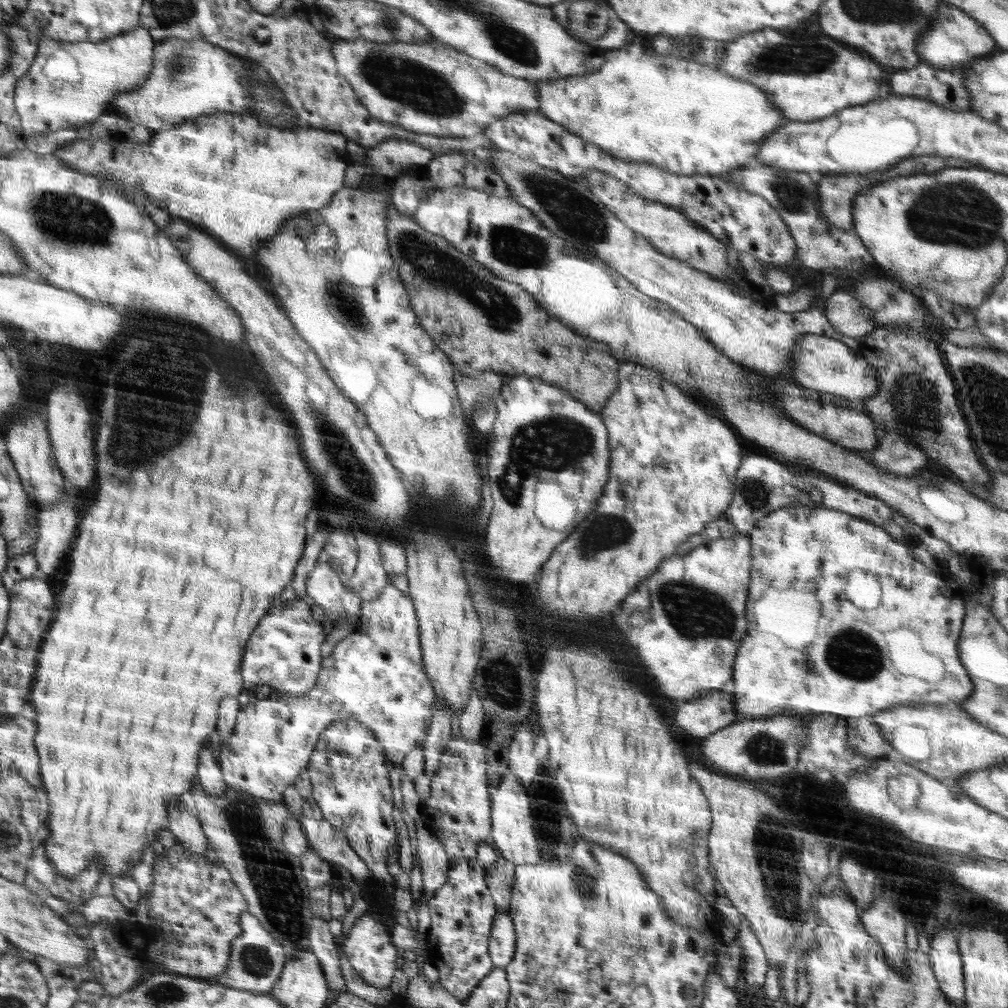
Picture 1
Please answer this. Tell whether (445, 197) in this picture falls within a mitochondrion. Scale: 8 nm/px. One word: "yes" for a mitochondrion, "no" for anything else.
no

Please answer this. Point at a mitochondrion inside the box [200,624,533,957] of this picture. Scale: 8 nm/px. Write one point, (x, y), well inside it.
(276, 884)

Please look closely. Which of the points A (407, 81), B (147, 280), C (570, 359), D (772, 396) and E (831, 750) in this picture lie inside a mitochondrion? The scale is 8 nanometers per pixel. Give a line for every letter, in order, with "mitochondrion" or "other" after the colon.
A: mitochondrion
B: other
C: other
D: other
E: other

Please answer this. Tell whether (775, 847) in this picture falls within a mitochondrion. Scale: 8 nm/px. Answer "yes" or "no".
yes

